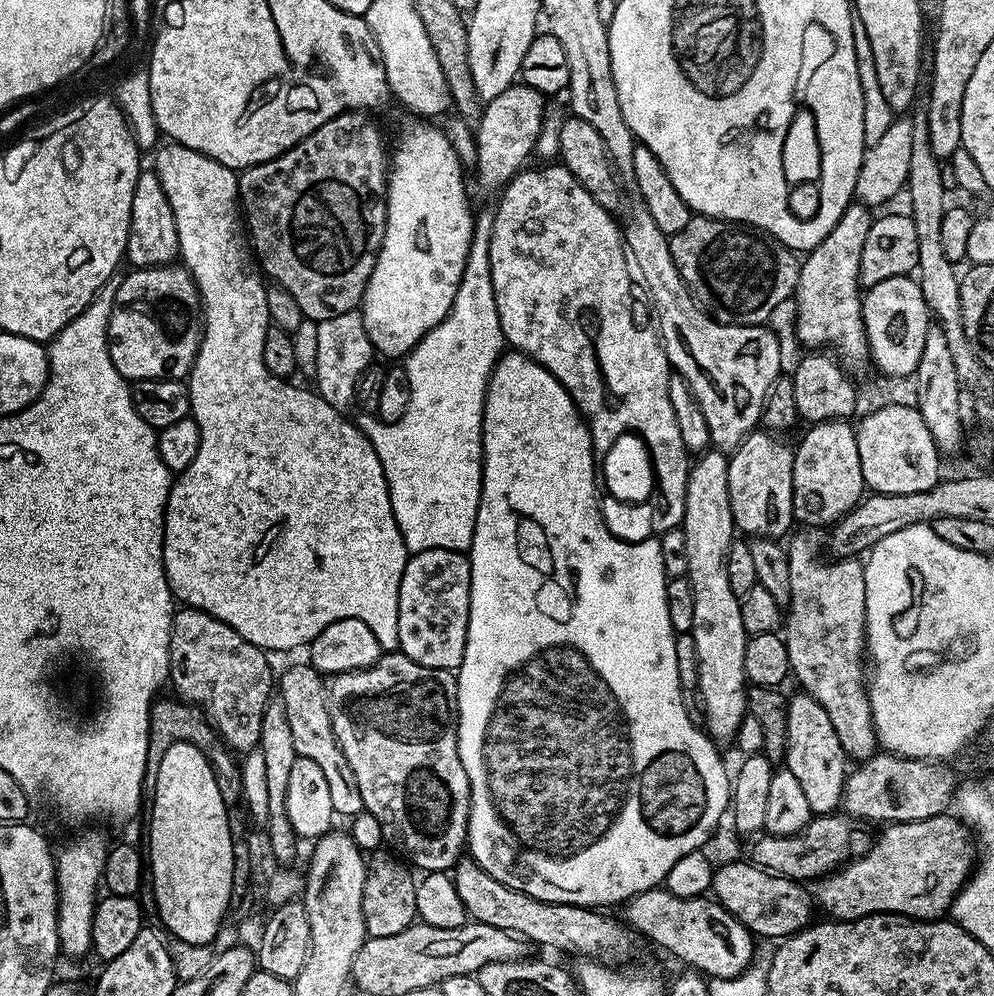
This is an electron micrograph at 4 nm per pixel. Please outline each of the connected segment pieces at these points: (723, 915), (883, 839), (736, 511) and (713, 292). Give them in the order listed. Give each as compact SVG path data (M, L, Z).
M657 886L638 894L623 905L623 919L629 928L653 940L672 956L677 956L689 969L703 972L705 977L725 980L750 967L754 953L754 934L722 907L719 900L703 895L678 897L667 887Z
M945 814L918 822L890 824L883 830L885 832L877 838L876 845L865 856L857 855L819 881L819 907L821 904L832 920L857 920L881 912L910 916L914 920L941 919L951 909L956 893L968 883L968 877L974 868L974 844L973 841L972 844L968 841L969 829L955 815Z
M753 430L734 449L728 461L730 510L737 529L745 537L784 538L793 527L791 524L794 524L792 514L794 448L791 443L783 444L780 440L783 439L777 438L767 430Z
M696 214L670 237L668 245L693 300L723 323L763 325L779 304L793 299L801 261L783 242L758 228Z

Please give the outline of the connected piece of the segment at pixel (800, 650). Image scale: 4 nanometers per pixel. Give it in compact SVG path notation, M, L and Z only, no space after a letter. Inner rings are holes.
M793 531L787 541L790 562L790 602L786 606L786 623L782 628L784 645L790 658L790 672L803 691L812 696L830 714L830 723L842 742L844 755L856 762L875 756L878 751L876 727L866 687L866 578L864 565L856 558L827 558L820 560L822 536L819 531Z

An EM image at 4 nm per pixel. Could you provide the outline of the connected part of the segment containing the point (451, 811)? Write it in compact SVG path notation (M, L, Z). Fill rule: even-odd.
M397 650L384 652L377 664L368 668L360 668L356 672L338 672L327 681L324 693L326 694L326 706L330 714L330 722L334 726L334 736L340 749L346 754L346 762L350 770L354 770L354 778L358 782L358 790L362 790L362 802L364 811L374 814L382 826L382 834L385 841L405 861L417 864L425 873L445 872L456 867L460 857L465 855L468 843L468 819L470 818L470 806L472 795L470 794L470 778L466 778L466 769L462 767L462 758L458 752L458 686L456 677L446 669L434 669L430 666L419 665L404 656Z

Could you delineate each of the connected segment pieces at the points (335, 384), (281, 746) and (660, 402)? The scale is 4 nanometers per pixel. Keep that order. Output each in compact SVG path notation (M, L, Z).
M357 309L340 314L337 318L321 320L318 326L318 362L314 386L324 401L344 412L353 405L354 384L358 374L373 363L374 349Z
M269 702L262 714L262 734L259 749L262 759L266 761L266 787L270 794L270 810L268 811L268 848L277 860L277 865L288 866L296 856L298 837L286 810L286 786L290 786L290 766L294 766L297 755L294 750L294 738L290 734L290 718L286 718L286 710L279 702Z
M548 162L544 168L525 167L516 173L499 193L500 204L495 205L496 217L490 234L490 266L492 267L492 281L494 282L494 302L498 310L498 322L502 326L502 334L505 341L515 351L522 352L530 359L538 361L570 394L570 398L576 403L576 409L580 411L588 425L588 433L592 436L592 450L597 454L605 454L616 438L624 433L637 433L647 445L651 460L662 460L662 466L654 469L654 484L658 489L658 496L666 496L668 486L674 478L674 470L678 470L678 454L690 454L682 442L682 433L678 431L678 418L674 414L674 406L670 406L670 390L668 389L668 377L670 365L668 356L664 352L664 346L660 342L659 335L648 328L639 328L632 317L632 304L628 301L628 291L632 288L632 280L628 277L630 272L630 260L626 255L624 237L619 223L614 221L613 213L606 211L570 174L570 170L559 162Z

